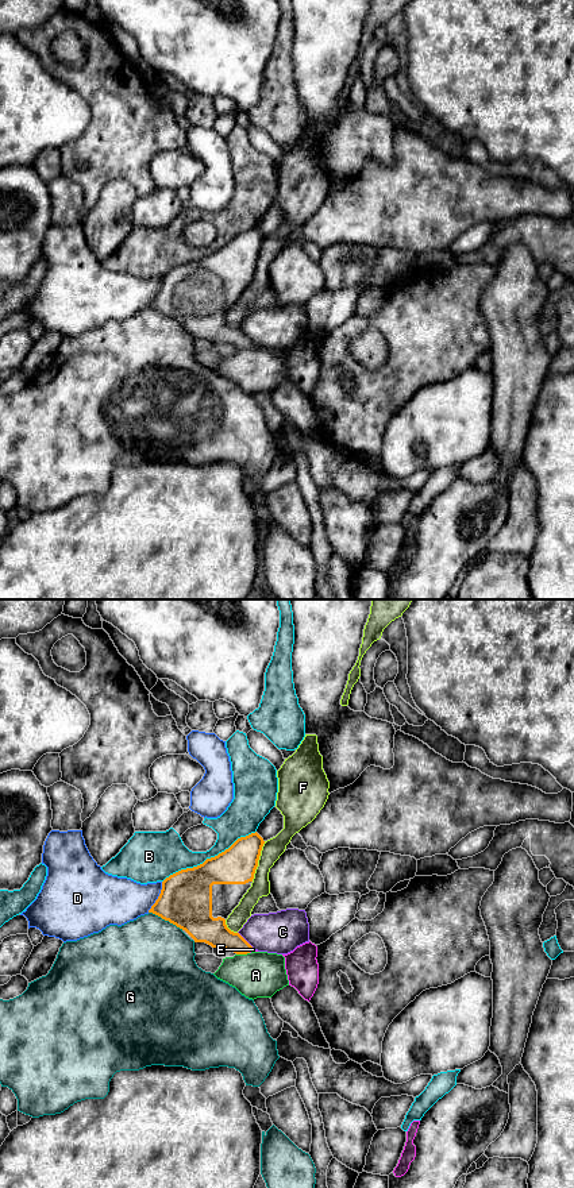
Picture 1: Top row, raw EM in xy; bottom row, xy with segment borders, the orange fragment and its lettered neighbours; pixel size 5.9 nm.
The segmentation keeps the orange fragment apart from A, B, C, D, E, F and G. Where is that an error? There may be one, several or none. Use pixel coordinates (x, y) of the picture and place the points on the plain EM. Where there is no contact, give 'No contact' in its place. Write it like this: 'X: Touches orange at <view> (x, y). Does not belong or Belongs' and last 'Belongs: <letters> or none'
A: Touches orange at xy (242, 348). Does not belong
B: Touches orange at xy (208, 254). Does not belong
C: Touches orange at xy (245, 335). Does not belong
D: Touches orange at xy (158, 292). Does not belong
E: Touches orange at xy (250, 346). Belongs
F: Touches orange at xy (257, 257). Does not belong
G: Touches orange at xy (166, 315). Does not belong
Belongs: E

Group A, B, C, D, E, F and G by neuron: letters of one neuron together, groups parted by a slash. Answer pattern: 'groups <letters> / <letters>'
groups A / B / C / D / E / F / G

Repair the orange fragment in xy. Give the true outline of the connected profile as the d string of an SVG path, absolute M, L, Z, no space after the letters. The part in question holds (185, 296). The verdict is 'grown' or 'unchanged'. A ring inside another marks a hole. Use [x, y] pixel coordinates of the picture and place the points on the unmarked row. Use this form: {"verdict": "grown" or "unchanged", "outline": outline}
{"verdict": "grown", "outline": "M255 227L203 259L170 270L149 308L176 320L194 338L236 350L258 347L231 327L226 315L251 282L263 239Z"}

